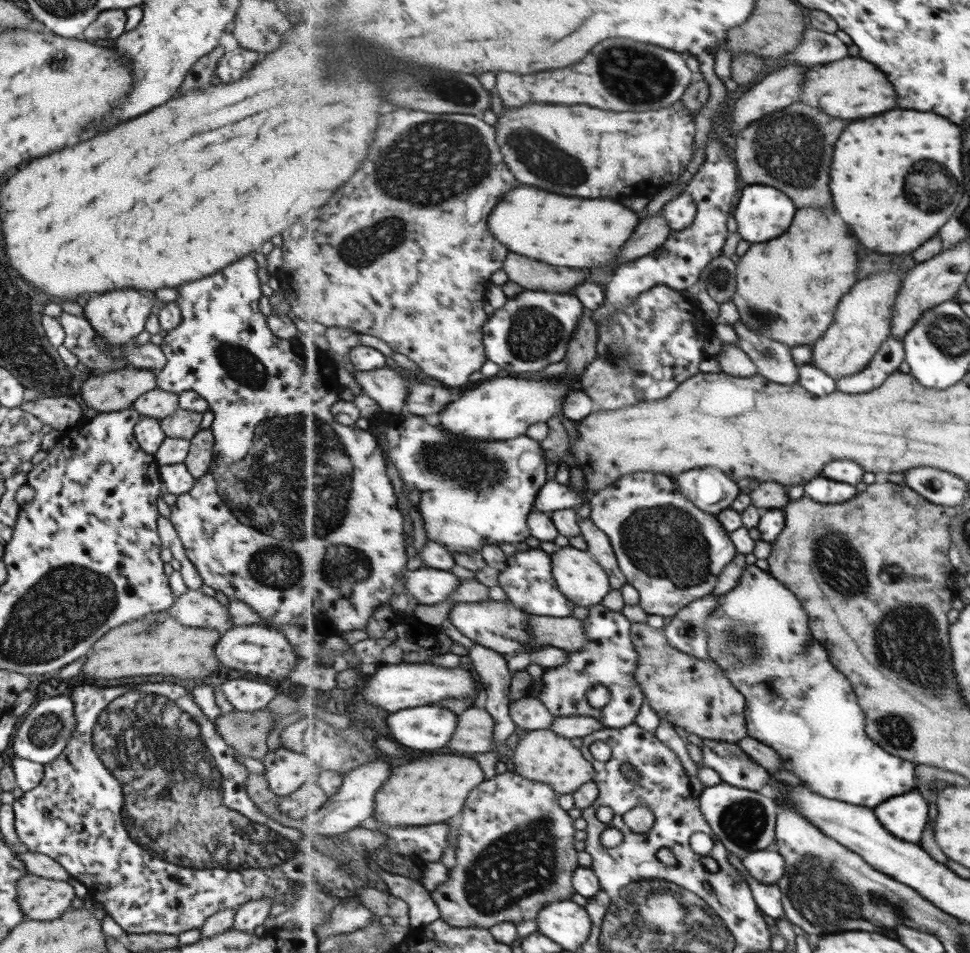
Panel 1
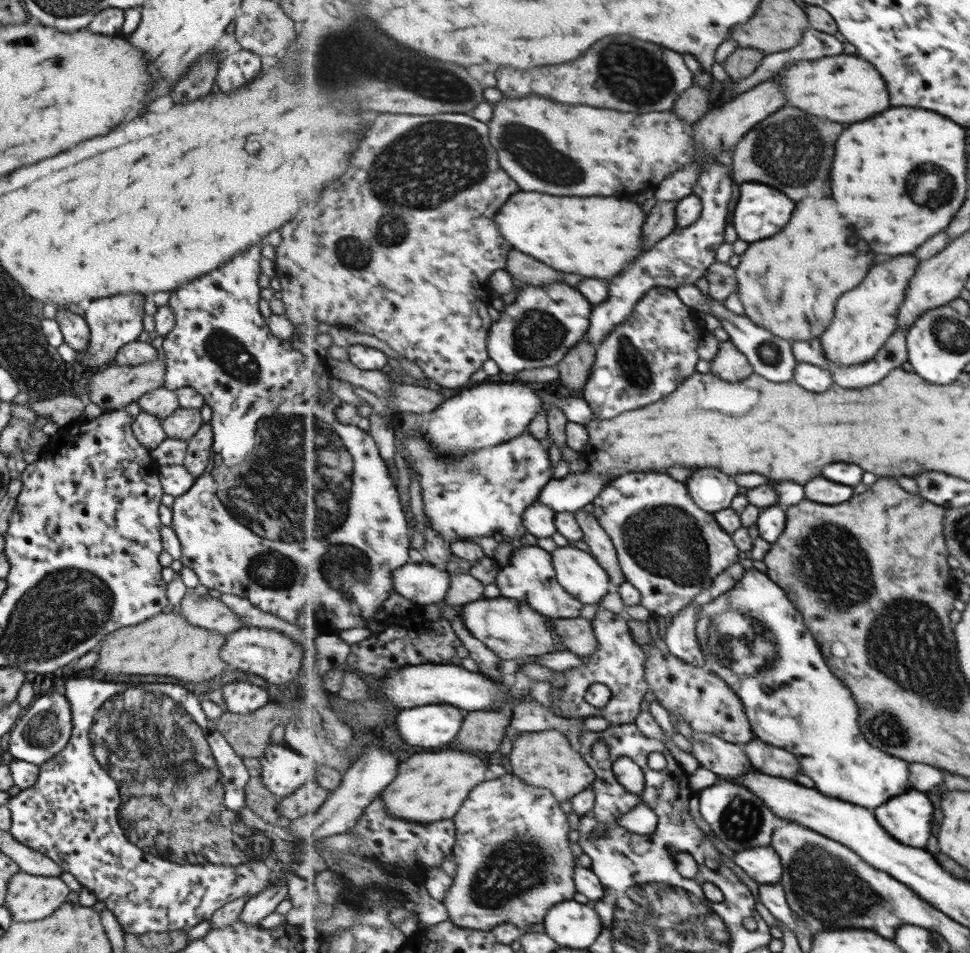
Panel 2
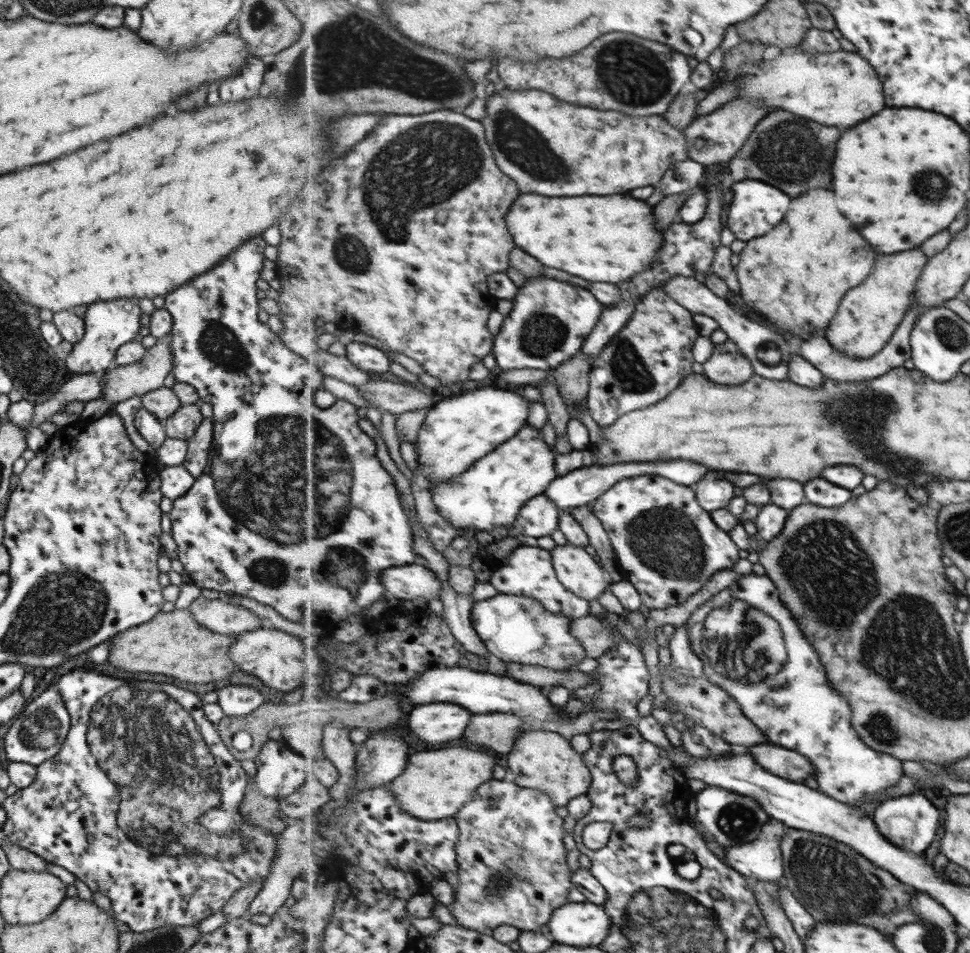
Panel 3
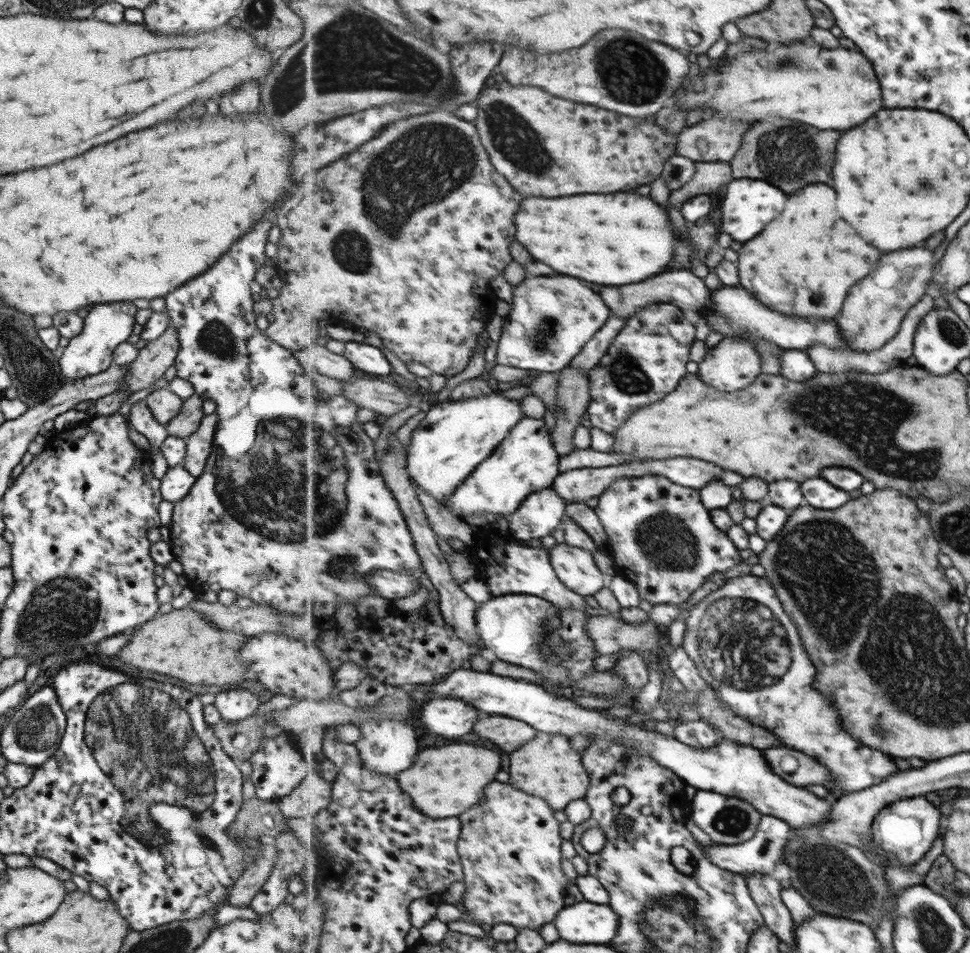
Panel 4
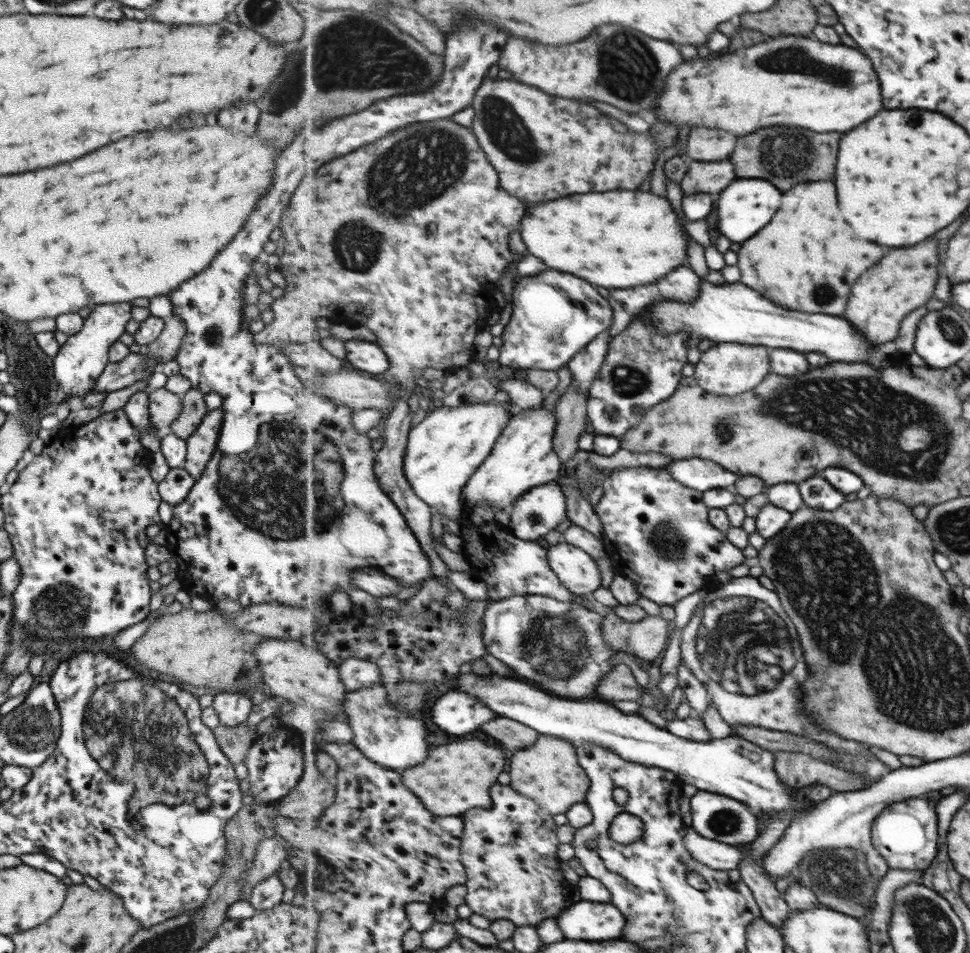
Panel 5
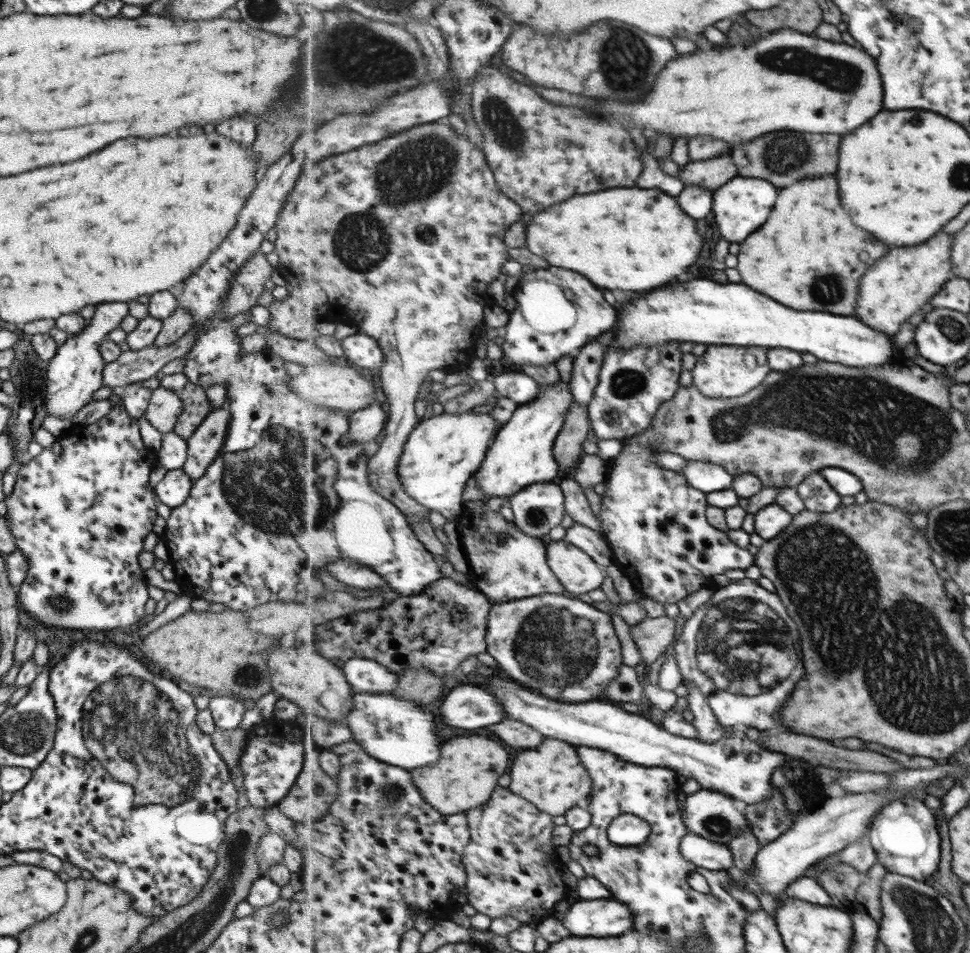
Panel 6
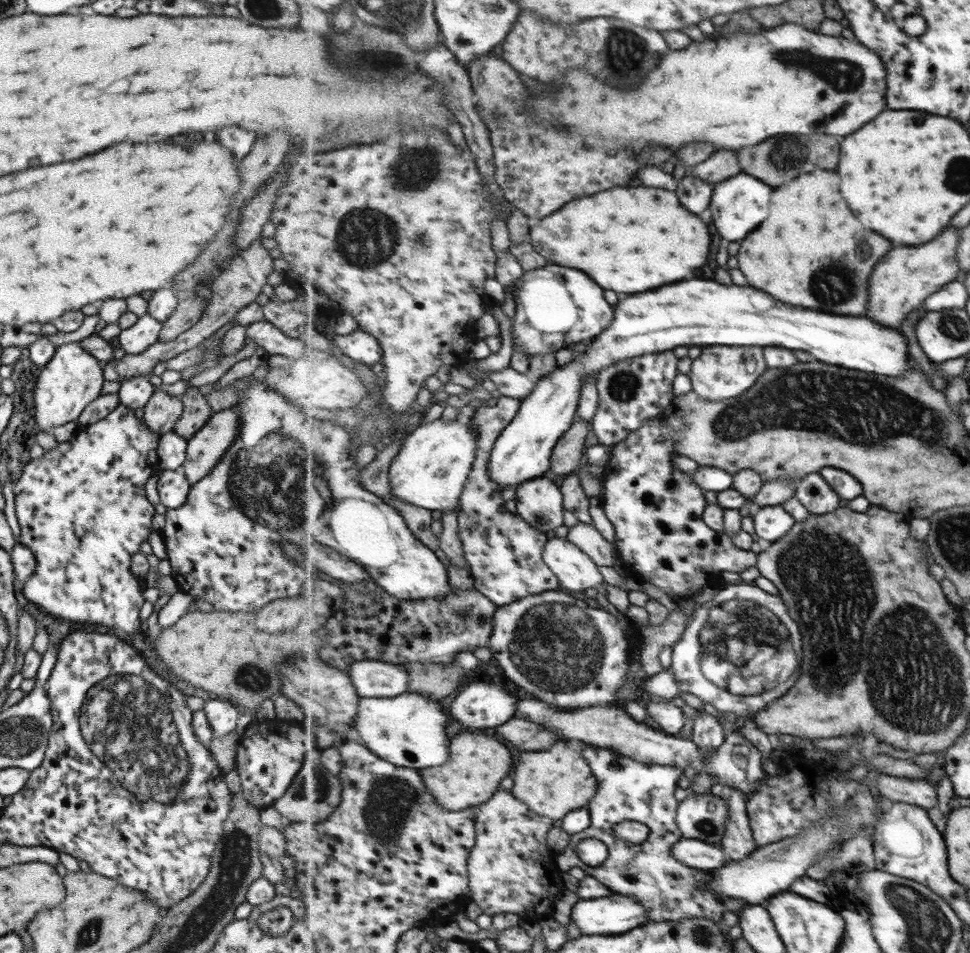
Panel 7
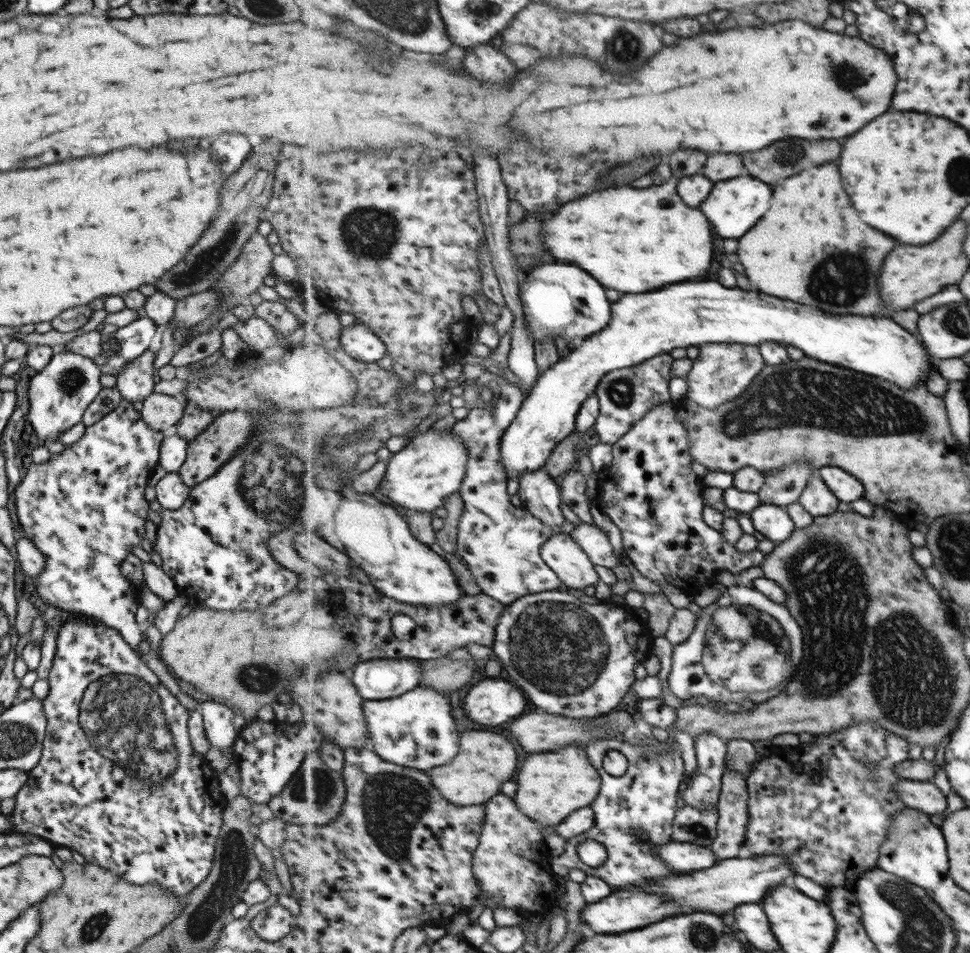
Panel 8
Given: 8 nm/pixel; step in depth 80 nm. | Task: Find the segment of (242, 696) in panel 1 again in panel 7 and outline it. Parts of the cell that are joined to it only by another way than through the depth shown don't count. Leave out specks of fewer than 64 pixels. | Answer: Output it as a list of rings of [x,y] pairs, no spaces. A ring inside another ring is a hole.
[[[205,696],[202,711],[208,720],[212,736],[225,736],[235,728],[237,716],[242,711],[232,702]]]

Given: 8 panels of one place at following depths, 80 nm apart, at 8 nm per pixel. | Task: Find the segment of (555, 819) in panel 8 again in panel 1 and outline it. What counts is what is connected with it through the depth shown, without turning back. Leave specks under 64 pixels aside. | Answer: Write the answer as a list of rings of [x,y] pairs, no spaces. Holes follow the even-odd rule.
[[[532,730],[524,733],[511,756],[514,771],[535,782],[547,782],[560,794],[574,794],[584,784],[591,782],[596,777],[596,767],[588,758],[585,758],[580,748],[575,748],[571,740],[563,738],[554,730]]]

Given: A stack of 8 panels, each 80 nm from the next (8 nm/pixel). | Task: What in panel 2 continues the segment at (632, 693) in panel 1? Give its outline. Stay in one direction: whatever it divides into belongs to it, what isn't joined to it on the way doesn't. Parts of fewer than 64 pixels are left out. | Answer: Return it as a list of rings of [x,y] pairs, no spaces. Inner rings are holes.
[[[597,604],[599,611],[593,617],[594,629],[599,639],[597,652],[591,656],[583,656],[584,665],[574,669],[556,673],[551,686],[560,688],[564,692],[560,703],[551,702],[553,708],[562,711],[561,716],[565,718],[575,717],[603,717],[612,722],[613,725],[633,724],[642,713],[641,702],[650,698],[650,686],[646,678],[646,663],[648,656],[642,646],[632,636],[632,631],[624,613],[610,612]],[[593,684],[606,684],[612,692],[611,702],[593,712],[591,704],[585,700],[587,690]]]

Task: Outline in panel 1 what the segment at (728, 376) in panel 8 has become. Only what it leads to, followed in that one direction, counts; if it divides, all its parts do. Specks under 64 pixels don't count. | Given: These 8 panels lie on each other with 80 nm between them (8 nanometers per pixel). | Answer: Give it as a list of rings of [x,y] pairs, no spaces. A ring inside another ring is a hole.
[[[722,344],[716,359],[720,370],[731,376],[749,378],[758,374],[756,363],[738,344]]]

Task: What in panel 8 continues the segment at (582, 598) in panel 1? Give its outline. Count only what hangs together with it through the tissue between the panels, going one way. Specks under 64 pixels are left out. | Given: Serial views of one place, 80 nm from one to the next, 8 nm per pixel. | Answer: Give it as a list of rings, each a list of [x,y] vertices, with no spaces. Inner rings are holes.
[[[569,533],[553,535],[543,546],[542,558],[560,576],[567,588],[582,590],[585,586],[595,586],[599,582],[599,573],[595,572],[596,565]]]

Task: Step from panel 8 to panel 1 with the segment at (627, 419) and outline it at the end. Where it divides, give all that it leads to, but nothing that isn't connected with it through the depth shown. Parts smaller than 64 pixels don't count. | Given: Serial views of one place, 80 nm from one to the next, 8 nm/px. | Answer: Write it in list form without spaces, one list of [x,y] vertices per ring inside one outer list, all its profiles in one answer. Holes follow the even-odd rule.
[[[655,286],[641,293],[633,304],[602,320],[598,331],[598,353],[580,379],[582,390],[593,400],[596,410],[621,410],[642,400],[667,398],[682,382],[701,372],[699,364],[708,357],[703,348],[710,333],[697,301],[670,286]]]

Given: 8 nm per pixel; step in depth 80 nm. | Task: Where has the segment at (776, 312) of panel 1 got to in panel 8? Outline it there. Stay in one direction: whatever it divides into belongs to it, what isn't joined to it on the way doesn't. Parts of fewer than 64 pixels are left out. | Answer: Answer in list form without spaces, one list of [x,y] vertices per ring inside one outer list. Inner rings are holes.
[[[825,164],[789,178],[785,186],[775,188],[773,206],[765,218],[745,238],[737,252],[738,267],[756,284],[758,290],[777,298],[819,307],[829,314],[879,316],[886,312],[879,276],[895,240],[859,218],[849,194],[843,188],[837,164]]]

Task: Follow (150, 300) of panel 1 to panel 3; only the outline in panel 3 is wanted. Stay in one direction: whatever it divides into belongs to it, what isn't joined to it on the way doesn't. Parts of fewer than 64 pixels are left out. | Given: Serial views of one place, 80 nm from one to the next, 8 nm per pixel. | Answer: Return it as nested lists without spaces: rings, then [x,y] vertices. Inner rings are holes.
[[[116,298],[109,301],[97,301],[86,308],[83,336],[72,344],[71,351],[64,358],[65,368],[75,375],[104,372],[112,366],[115,351],[124,342],[130,341],[139,330],[137,298]]]

